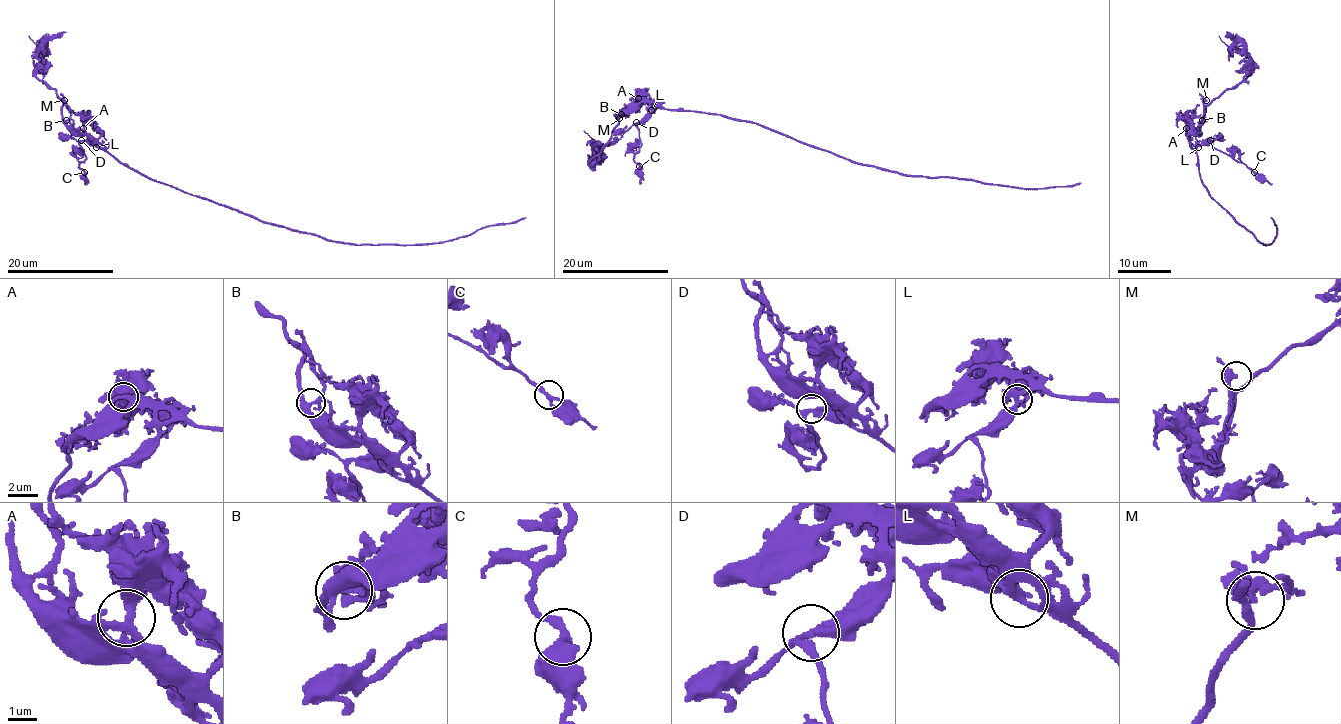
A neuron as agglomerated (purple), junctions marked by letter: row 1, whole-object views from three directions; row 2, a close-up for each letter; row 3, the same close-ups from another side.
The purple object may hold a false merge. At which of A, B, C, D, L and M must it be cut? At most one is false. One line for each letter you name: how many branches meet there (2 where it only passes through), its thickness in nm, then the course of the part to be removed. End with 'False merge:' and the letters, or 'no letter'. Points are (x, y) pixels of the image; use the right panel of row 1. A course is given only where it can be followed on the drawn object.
D: Branches: 3. Thickness 280 nm. Course of the part to remove: (1210, 140), (1217, 149), (1249, 167), (1272, 184)
False merge: D

